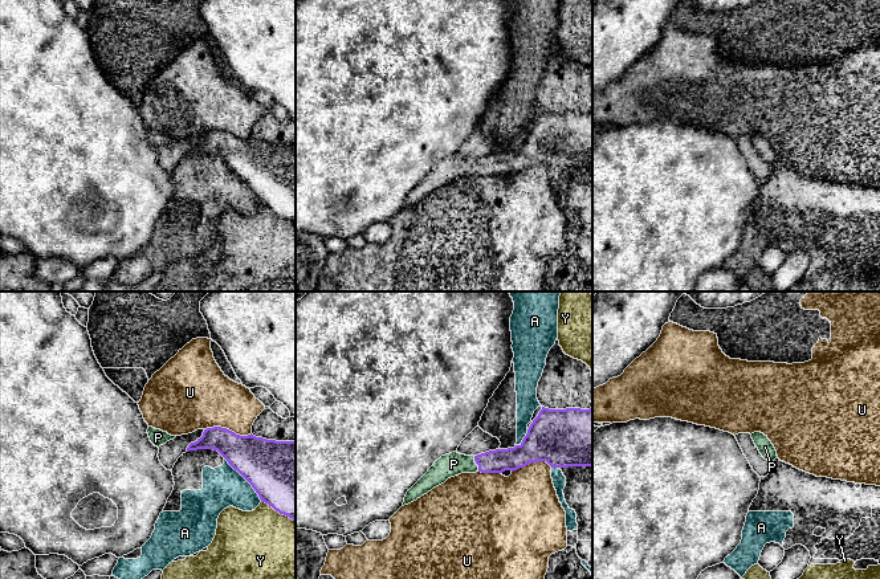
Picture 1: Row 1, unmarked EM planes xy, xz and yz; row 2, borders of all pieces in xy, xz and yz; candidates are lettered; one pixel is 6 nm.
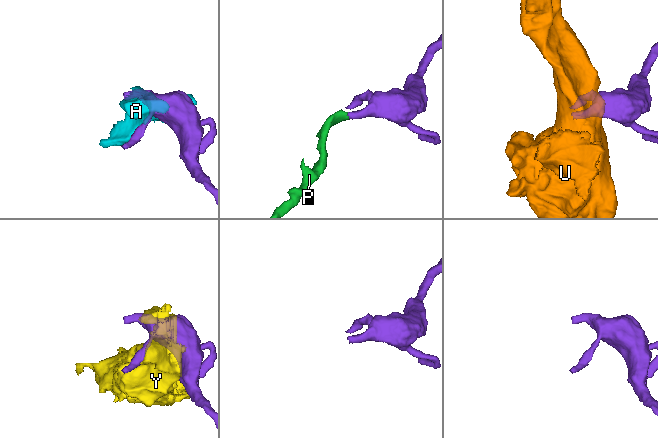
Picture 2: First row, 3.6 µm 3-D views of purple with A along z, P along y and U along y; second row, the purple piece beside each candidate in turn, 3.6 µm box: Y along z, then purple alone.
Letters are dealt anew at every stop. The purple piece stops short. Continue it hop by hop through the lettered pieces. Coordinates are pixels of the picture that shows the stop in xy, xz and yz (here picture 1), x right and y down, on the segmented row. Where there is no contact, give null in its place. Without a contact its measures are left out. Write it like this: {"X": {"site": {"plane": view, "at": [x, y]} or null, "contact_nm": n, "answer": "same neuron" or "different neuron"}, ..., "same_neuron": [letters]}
{"A": {"site": {"plane": "xy", "at": [245, 478]}, "contact_nm": 360, "answer": "different neuron"}, "P": {"site": {"plane": "xz", "at": [477, 464]}, "contact_nm": 100, "answer": "same neuron"}, "U": {"site": {"plane": "xy", "at": [228, 429]}, "contact_nm": 280, "answer": "different neuron"}, "Y": {"site": {"plane": "xy", "at": [278, 512]}, "contact_nm": 240, "answer": "different neuron"}, "same_neuron": ["P"]}

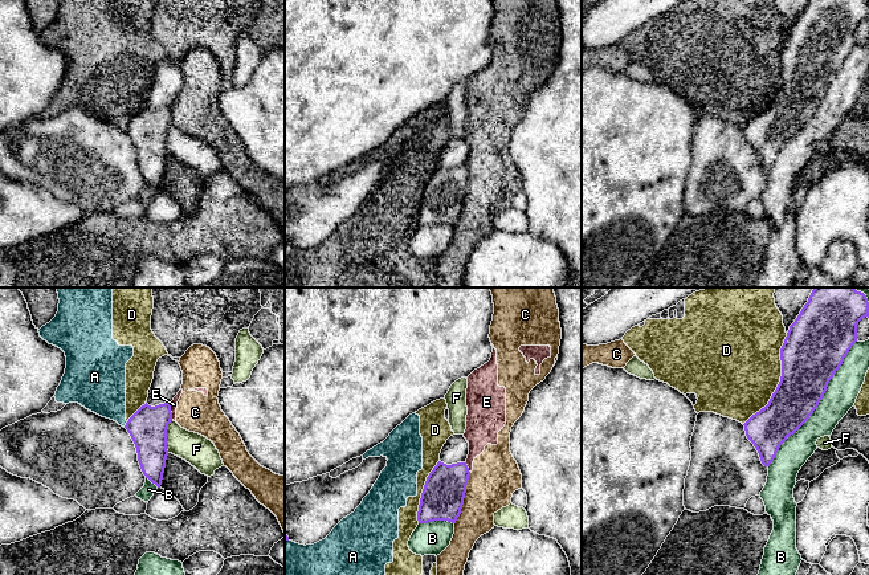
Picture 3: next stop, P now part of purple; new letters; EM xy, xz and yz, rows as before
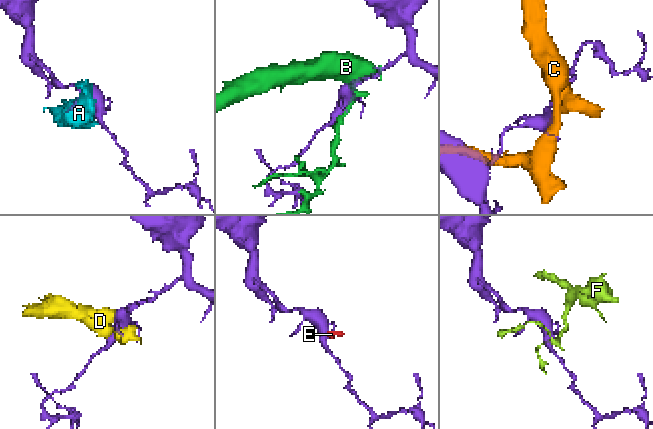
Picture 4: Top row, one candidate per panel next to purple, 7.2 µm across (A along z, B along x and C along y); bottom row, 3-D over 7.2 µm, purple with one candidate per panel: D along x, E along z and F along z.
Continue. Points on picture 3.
{"A": {"site": {"plane": "xy", "at": [126, 424]}, "contact_nm": 40, "answer": "different neuron"}, "B": {"site": {"plane": "yz", "at": [817, 404]}, "contact_nm": 950, "answer": "different neuron"}, "C": {"site": {"plane": "xz", "at": [464, 497]}, "contact_nm": 320, "answer": "different neuron"}, "D": {"site": {"plane": "yz", "at": [780, 380]}, "contact_nm": 600, "answer": "different neuron"}, "E": {"site": {"plane": "xy", "at": [170, 411]}, "contact_nm": 110, "answer": "different neuron"}, "F": {"site": {"plane": "xy", "at": [166, 436]}, "contact_nm": 200, "answer": "different neuron"}, "same_neuron": []}

